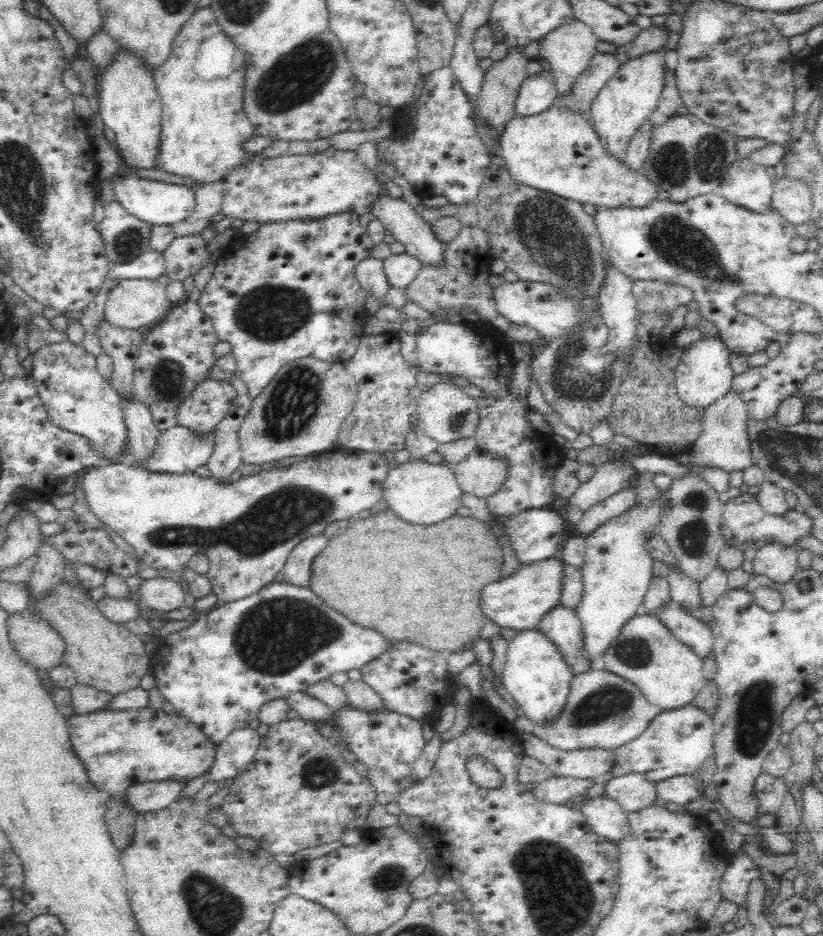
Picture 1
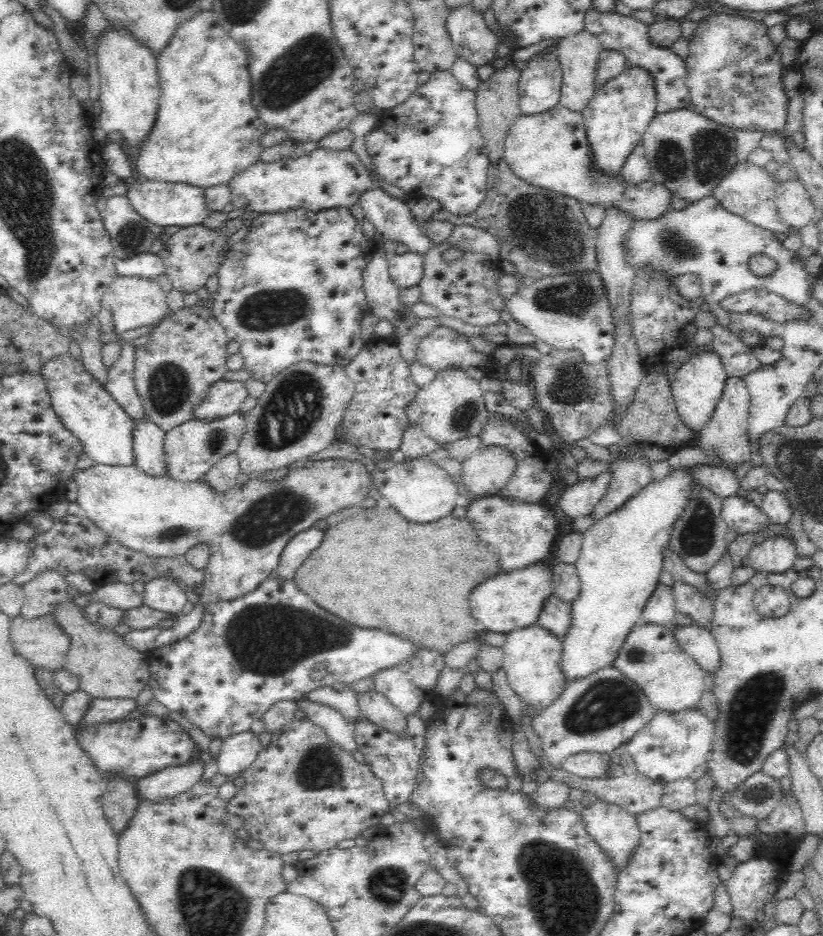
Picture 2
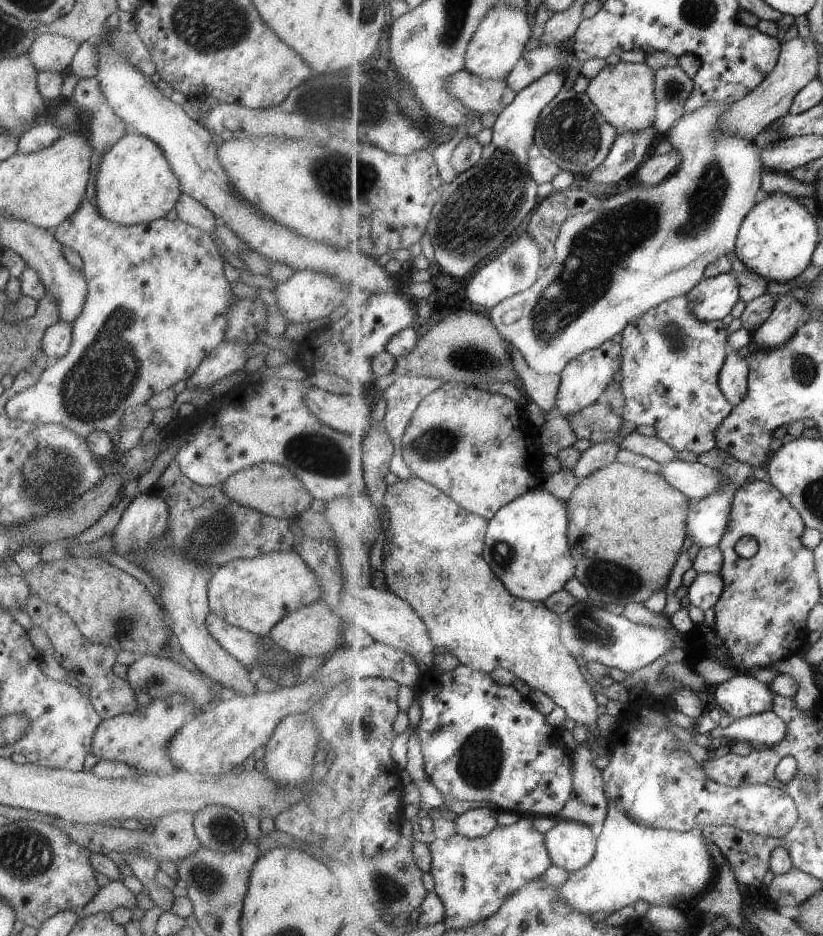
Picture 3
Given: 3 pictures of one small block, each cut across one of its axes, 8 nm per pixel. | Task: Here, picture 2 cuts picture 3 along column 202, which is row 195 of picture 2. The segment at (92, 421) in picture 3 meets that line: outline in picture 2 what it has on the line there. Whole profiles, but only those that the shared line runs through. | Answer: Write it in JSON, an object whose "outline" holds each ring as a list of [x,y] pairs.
{"outline":[[[347,147],[342,150],[316,148],[310,154],[294,160],[280,162],[256,162],[229,184],[230,201],[235,208],[250,212],[284,212],[294,208],[324,210],[328,208],[349,208],[358,201],[358,196],[375,186],[369,170],[356,153]]]}

